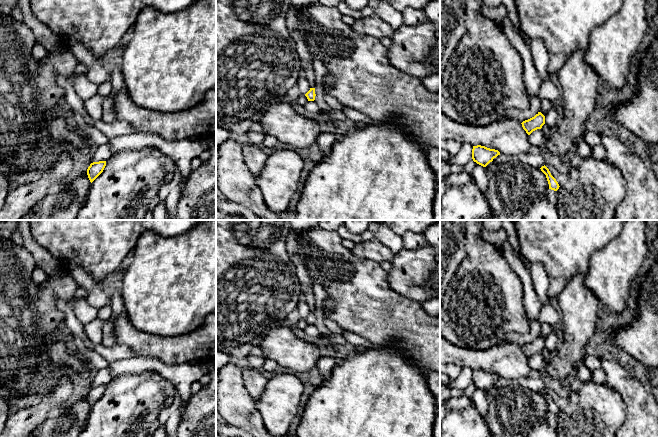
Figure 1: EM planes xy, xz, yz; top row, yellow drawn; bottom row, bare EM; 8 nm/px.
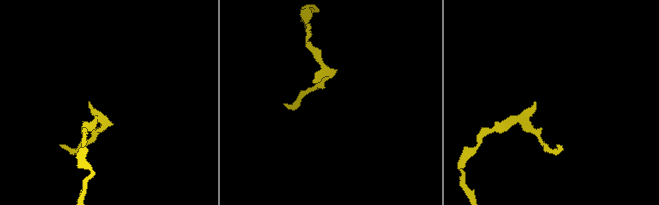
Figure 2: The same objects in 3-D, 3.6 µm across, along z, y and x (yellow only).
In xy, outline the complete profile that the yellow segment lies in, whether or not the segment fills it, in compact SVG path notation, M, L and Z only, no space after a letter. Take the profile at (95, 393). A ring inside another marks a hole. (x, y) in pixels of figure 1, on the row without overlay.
M106 385L93 386L87 393L87 399L92 407L104 394Z

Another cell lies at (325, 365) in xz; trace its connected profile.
M320 356L316 368L323 377L323 382L328 381L333 368L338 364L338 361L332 357Z

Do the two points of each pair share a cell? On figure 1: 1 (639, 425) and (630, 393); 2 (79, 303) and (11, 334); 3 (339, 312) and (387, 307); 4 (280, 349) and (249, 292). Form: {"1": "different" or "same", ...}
{"1": "same", "2": "different", "3": "same", "4": "different"}

